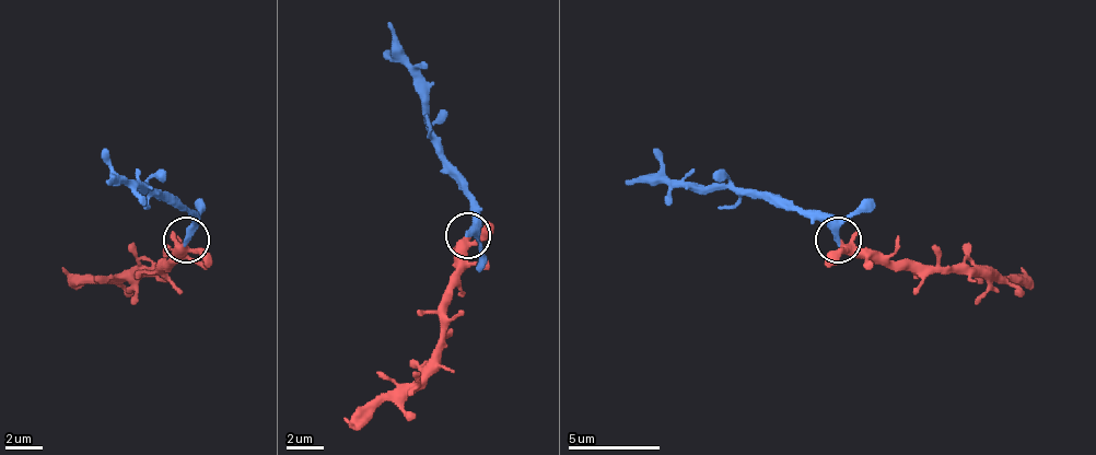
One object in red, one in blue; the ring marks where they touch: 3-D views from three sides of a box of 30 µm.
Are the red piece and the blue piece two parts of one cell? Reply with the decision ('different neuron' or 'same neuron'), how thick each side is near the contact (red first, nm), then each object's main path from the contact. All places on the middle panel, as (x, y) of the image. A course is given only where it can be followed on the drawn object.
same neuron | 280/400 nm | red via (468, 238), (446, 284), (441, 352), (409, 385), (377, 394), (359, 412), (346, 417) | blue via (468, 234), (474, 216), (464, 174), (441, 152), (428, 124), (428, 83), (386, 24)

